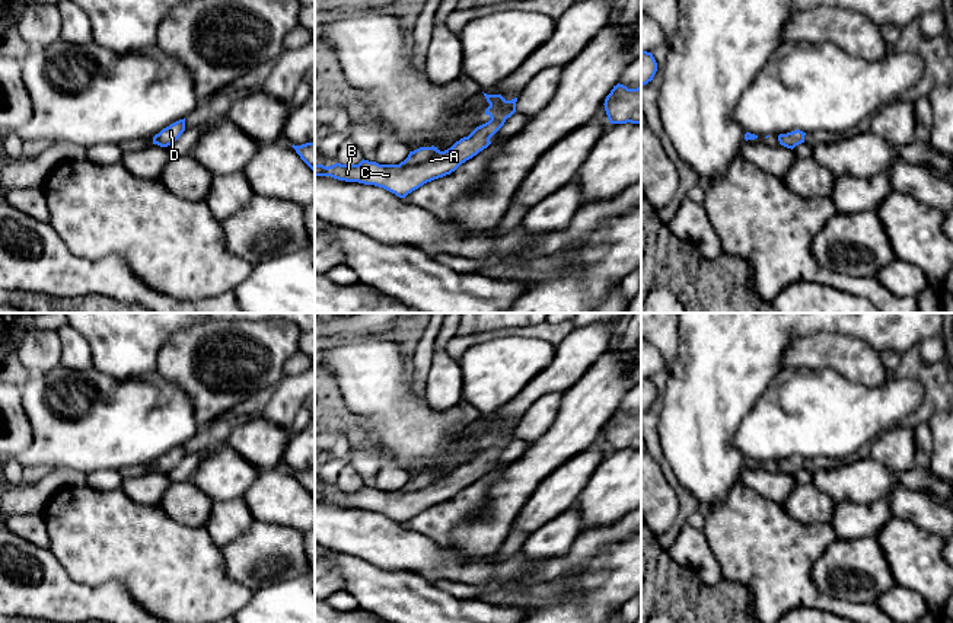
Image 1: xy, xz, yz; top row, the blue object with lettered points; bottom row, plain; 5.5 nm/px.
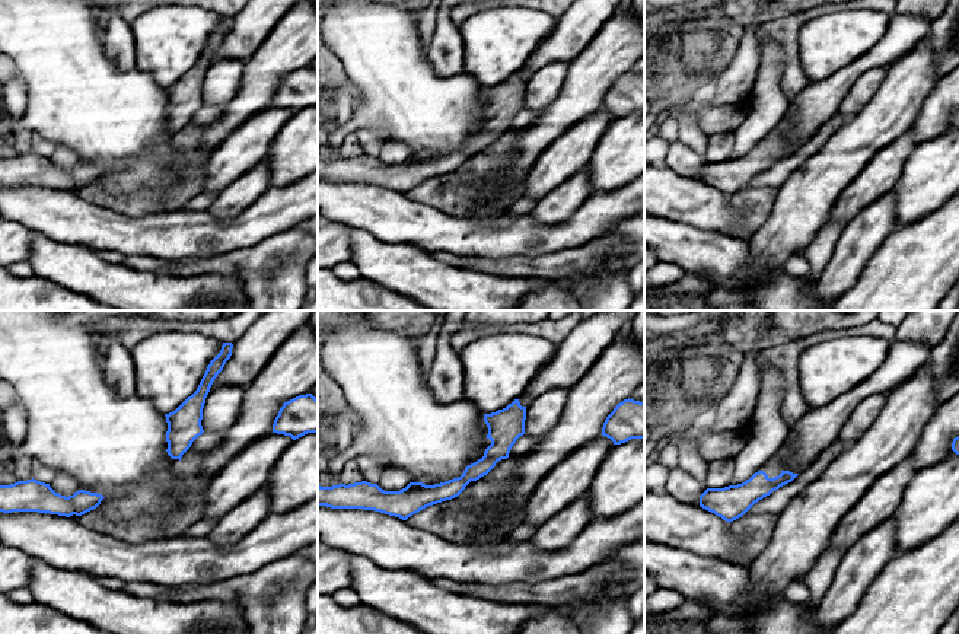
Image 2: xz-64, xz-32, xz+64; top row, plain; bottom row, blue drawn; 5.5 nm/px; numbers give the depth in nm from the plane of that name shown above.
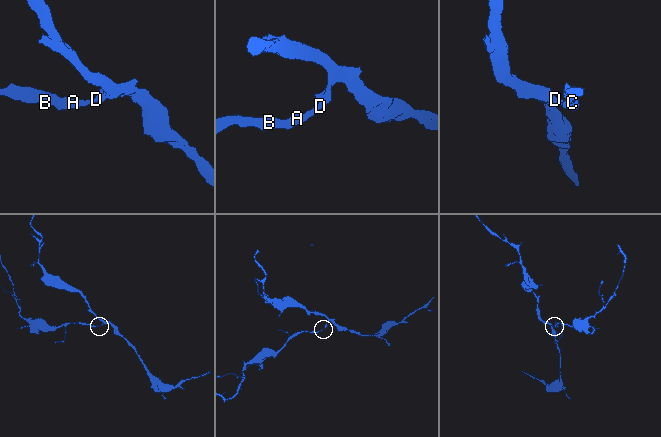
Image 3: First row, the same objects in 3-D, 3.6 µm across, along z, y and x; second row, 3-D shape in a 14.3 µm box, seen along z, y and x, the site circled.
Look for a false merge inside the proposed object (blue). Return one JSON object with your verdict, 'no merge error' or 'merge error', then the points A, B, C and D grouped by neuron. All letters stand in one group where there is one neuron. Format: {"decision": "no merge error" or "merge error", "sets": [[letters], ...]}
{"decision": "no merge error", "sets": [["A", "B", "C", "D"]]}

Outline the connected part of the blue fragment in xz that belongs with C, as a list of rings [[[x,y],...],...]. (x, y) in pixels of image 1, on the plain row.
[[[484,419],[484,422],[490,429],[485,441],[491,445],[444,477],[434,472],[420,473],[409,477],[408,483],[399,491],[379,491],[364,485],[358,491],[335,489],[328,493],[315,491],[315,502],[331,502],[338,507],[374,511],[405,524],[424,509],[450,501],[462,489],[487,475],[491,470],[490,464],[516,438],[517,424],[506,426],[501,421]]]

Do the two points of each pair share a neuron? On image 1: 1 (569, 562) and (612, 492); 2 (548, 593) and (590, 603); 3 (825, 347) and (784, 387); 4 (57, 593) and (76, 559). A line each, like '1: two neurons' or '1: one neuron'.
1: two neurons
2: two neurons
3: two neurons
4: two neurons

